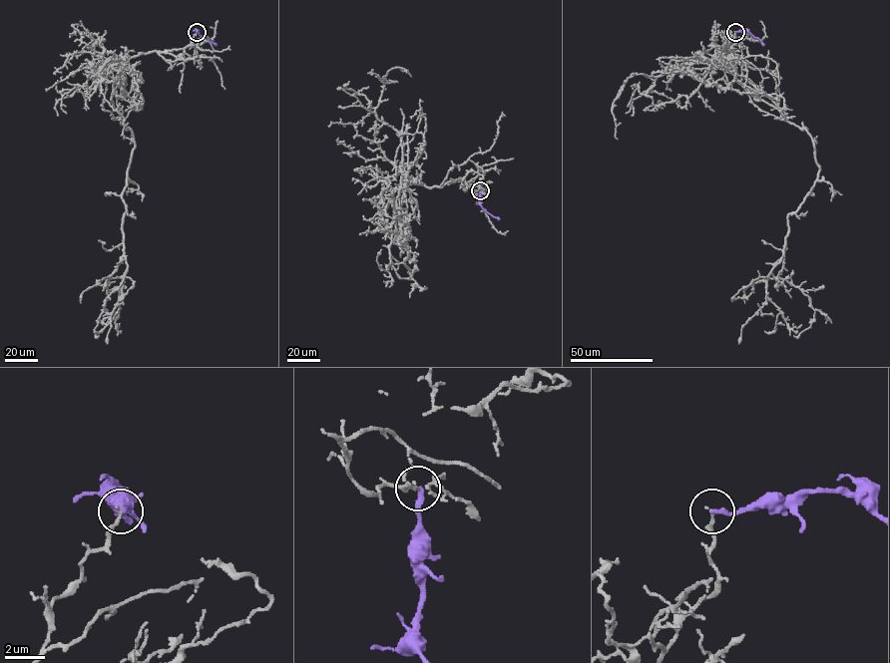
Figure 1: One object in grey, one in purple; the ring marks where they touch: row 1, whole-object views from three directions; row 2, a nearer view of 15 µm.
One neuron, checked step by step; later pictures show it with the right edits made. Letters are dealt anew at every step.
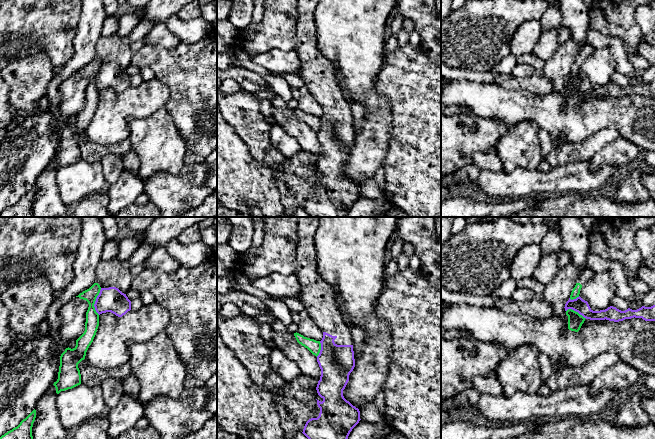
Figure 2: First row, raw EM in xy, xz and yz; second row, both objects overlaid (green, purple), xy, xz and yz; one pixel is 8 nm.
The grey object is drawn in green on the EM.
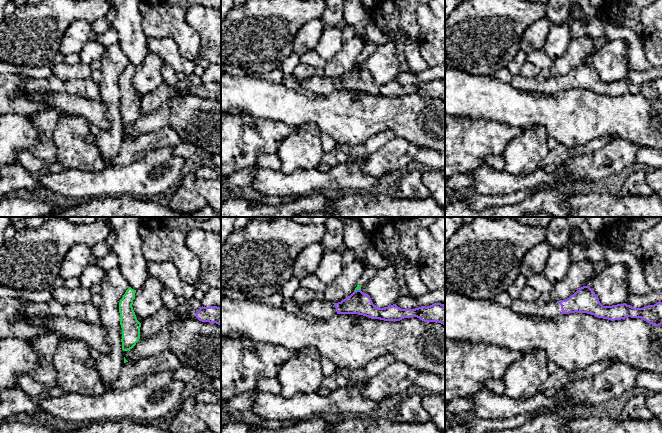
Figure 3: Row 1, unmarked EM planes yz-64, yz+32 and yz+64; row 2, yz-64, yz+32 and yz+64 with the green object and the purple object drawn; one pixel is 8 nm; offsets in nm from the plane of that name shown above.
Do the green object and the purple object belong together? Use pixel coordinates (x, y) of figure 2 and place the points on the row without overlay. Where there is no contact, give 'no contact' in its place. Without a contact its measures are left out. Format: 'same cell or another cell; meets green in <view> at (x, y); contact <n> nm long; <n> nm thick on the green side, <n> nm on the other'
another cell; meets green in xy at (95, 76); contact 220 nm long; 110 nm thick on the green side, 200 nm on the other

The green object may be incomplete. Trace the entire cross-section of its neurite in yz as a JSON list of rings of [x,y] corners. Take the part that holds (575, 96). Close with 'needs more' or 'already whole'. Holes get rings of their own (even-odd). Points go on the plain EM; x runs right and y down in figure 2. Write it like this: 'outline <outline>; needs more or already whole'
outline [[[568,85],[566,91],[568,92],[568,105],[578,108],[586,94],[572,85]]]; already whole

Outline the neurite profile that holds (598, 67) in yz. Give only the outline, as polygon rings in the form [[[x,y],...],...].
[[[609,48],[595,50],[582,61],[579,72],[588,78],[591,86],[605,86],[611,82],[611,76],[616,72],[615,59]]]

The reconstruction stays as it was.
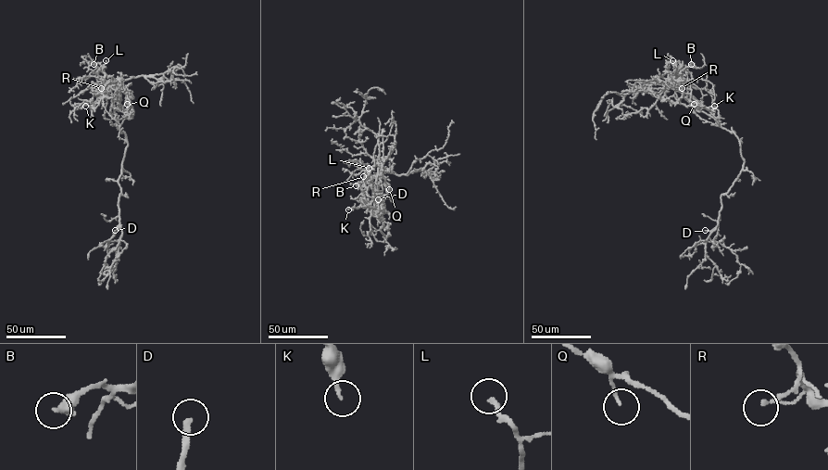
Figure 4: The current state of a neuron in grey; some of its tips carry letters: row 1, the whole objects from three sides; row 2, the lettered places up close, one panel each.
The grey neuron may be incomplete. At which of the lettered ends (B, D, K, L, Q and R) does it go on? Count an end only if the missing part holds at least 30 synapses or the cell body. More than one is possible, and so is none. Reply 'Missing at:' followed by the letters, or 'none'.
Missing at: D

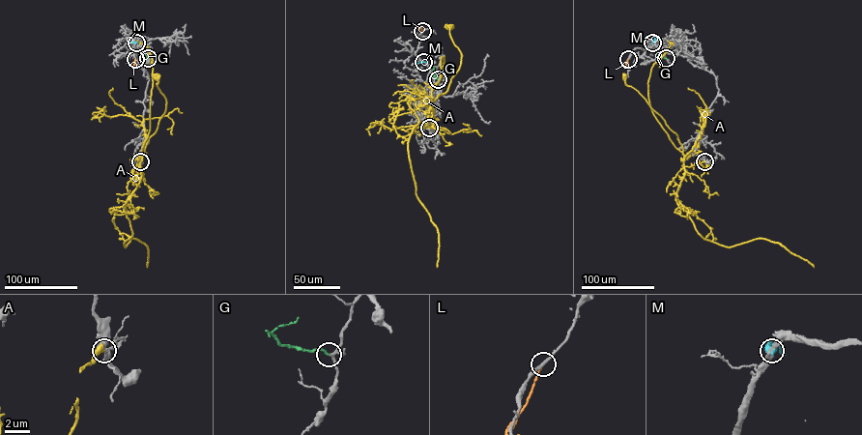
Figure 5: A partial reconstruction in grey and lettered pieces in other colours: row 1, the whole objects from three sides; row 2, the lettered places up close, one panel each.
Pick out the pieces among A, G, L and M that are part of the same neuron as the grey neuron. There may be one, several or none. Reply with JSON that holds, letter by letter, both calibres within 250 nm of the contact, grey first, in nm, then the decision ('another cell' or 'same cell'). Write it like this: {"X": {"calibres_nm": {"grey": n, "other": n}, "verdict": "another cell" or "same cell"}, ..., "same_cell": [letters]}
{"A": {"calibres_nm": {"grey": 170, "other": 380}, "verdict": "another cell"}, "G": {"calibres_nm": {"grey": 170, "other": 150}, "verdict": "same cell"}, "L": {"calibres_nm": {"grey": 240, "other": 190}, "verdict": "another cell"}, "M": {"calibres_nm": {"grey": 420, "other": 360}, "verdict": "another cell"}, "same_cell": ["G"]}

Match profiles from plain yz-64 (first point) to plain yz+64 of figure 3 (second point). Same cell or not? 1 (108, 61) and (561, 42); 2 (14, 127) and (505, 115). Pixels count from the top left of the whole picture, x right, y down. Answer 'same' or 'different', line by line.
1: different
2: different

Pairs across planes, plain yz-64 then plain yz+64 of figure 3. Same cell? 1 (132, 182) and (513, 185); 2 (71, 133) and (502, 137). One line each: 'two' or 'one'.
1: one
2: two

